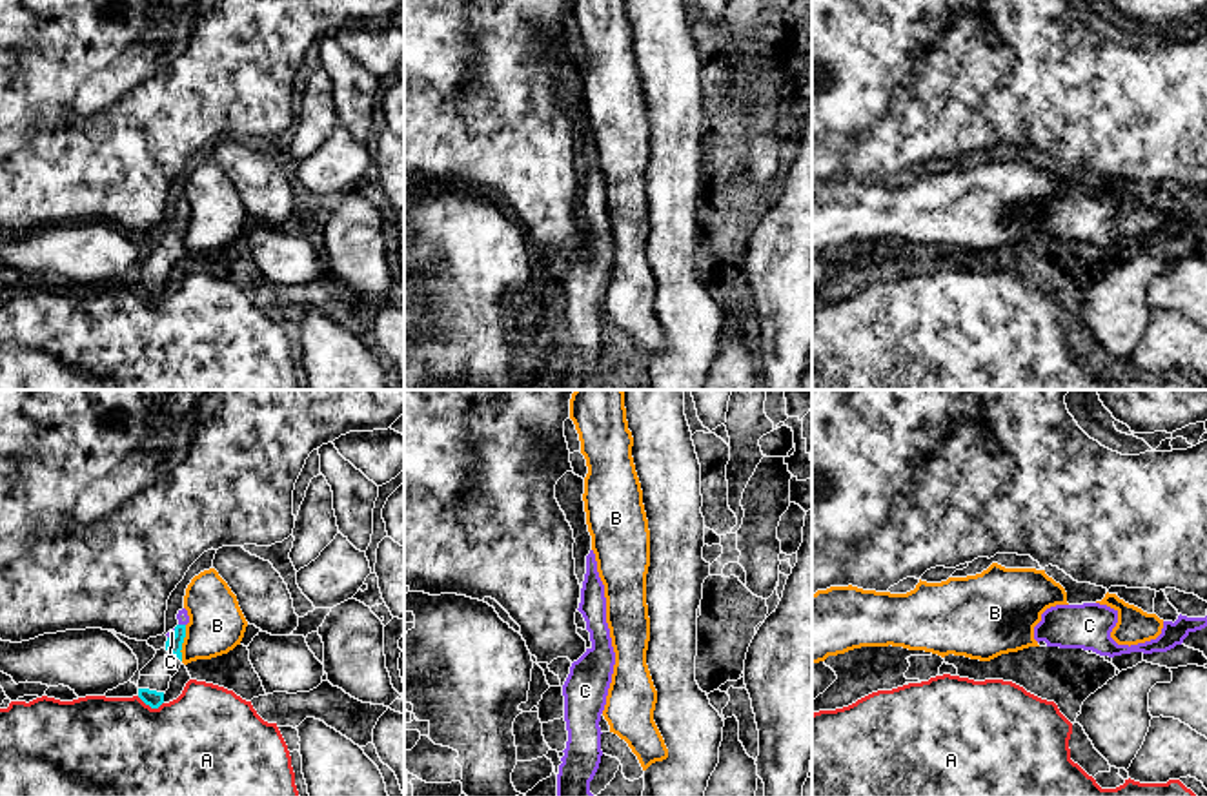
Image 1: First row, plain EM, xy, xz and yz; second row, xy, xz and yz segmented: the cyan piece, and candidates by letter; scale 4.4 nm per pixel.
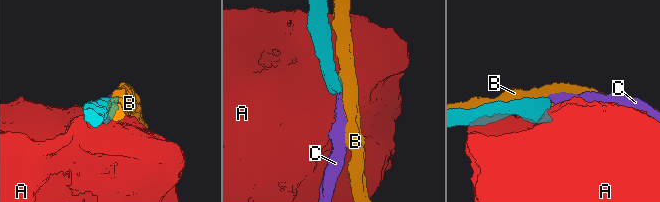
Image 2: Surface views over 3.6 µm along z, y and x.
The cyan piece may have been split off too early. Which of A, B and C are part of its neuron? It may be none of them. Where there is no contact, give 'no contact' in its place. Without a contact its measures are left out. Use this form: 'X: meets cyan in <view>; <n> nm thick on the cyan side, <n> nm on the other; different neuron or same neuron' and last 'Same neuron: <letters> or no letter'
A: meets cyan in xy; 70 nm thick on the cyan side, 500 nm on the other; different neuron
B: meets cyan in xy; 70 nm thick on the cyan side, 240 nm on the other; different neuron
C: meets cyan in xy; 70 nm thick on the cyan side, 30 nm on the other; same neuron
Same neuron: C

